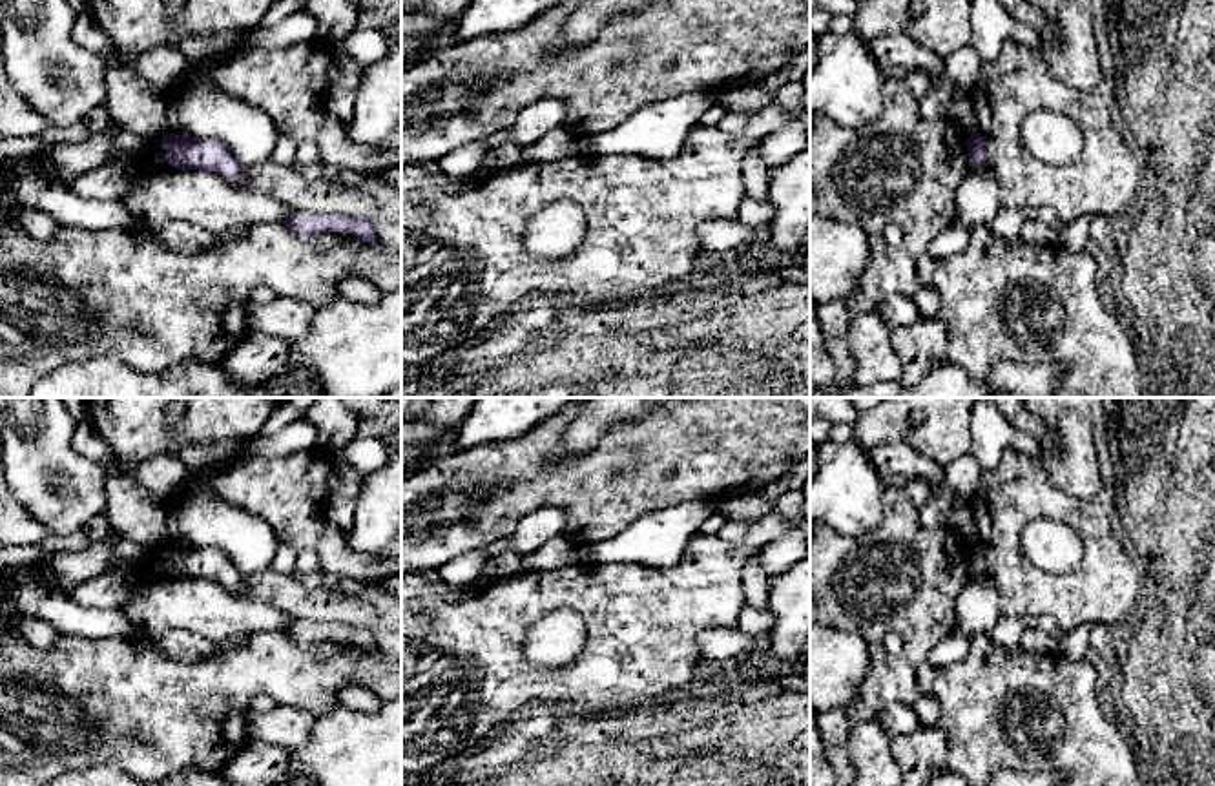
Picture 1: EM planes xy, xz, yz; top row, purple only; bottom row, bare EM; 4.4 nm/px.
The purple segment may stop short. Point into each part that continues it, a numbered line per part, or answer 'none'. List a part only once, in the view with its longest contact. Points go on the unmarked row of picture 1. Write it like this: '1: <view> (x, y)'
none

